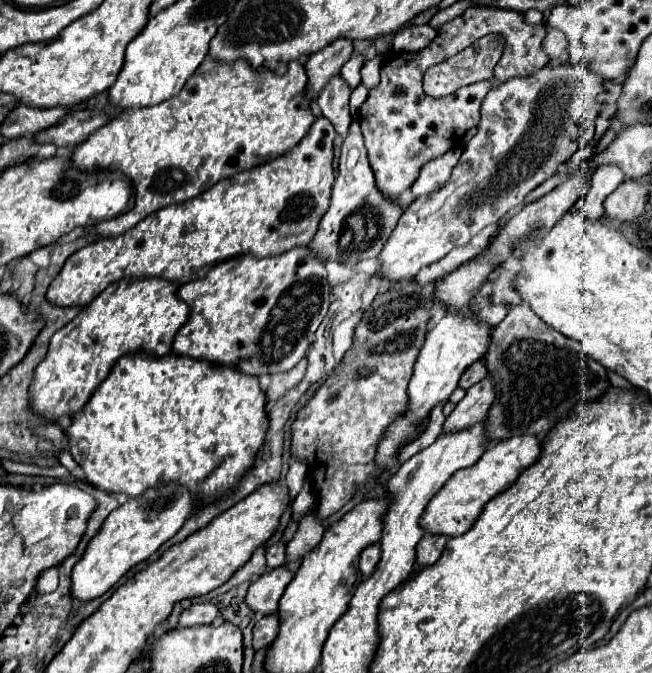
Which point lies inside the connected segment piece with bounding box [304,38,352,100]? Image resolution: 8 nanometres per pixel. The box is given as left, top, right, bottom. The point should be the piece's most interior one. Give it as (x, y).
(320, 66)

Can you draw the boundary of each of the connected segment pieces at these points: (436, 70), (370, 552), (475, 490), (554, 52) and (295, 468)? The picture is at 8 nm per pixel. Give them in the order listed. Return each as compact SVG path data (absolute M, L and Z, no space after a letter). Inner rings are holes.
M488 34L476 40L474 44L470 44L466 50L458 52L456 56L428 68L424 74L424 92L432 98L439 98L450 95L463 86L474 84L478 80L490 80L494 76L496 58L500 58L502 48L504 48L504 40L498 34Z
M372 544L368 546L362 554L360 554L360 572L364 576L370 576L378 564L378 556L380 556L380 548L378 544Z
M514 436L514 438L504 438L498 440L494 446L490 446L480 460L474 466L462 468L458 472L454 472L454 476L448 480L446 486L442 486L432 500L426 506L426 512L422 514L422 528L426 534L442 534L442 536L460 536L464 532L468 532L472 528L472 524L476 522L482 506L494 498L496 494L500 494L502 490L506 490L510 484L514 484L514 480L520 476L522 470L526 470L530 464L534 464L534 460L538 460L540 456L540 440L536 436Z
M548 28L548 34L544 38L544 48L546 48L550 58L554 58L554 60L560 58L564 48L566 48L566 36L556 28Z
M294 461L289 468L285 477L285 483L289 489L292 503L302 489L304 480L306 479L304 476L307 476L308 474L308 466L303 462Z

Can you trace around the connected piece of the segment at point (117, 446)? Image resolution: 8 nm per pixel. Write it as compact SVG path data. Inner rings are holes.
M136 352L122 356L100 388L94 390L86 406L72 416L68 446L88 482L106 492L122 492L134 498L142 496L146 488L160 488L162 480L174 480L184 484L192 494L202 494L204 502L200 506L206 506L214 502L216 496L222 496L226 488L238 484L238 476L254 462L254 452L258 452L258 444L262 444L262 432L266 432L266 394L260 390L258 378L230 366L172 352L164 358Z

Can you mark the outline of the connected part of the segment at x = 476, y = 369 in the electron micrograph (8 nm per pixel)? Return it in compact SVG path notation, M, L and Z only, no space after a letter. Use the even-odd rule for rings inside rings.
M474 362L474 364L472 364L470 368L466 368L466 372L462 374L462 378L460 378L460 388L468 390L468 388L474 386L476 382L480 382L486 374L488 374L486 366L484 366L482 362Z

